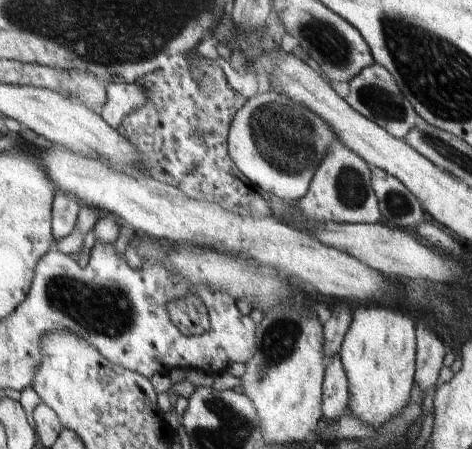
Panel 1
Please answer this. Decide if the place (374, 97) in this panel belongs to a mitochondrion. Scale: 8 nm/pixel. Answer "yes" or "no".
yes

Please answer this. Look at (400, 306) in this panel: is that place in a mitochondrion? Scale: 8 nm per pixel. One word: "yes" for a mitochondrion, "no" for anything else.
no

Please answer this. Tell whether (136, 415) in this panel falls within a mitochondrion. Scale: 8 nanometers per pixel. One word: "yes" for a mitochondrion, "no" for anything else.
no

